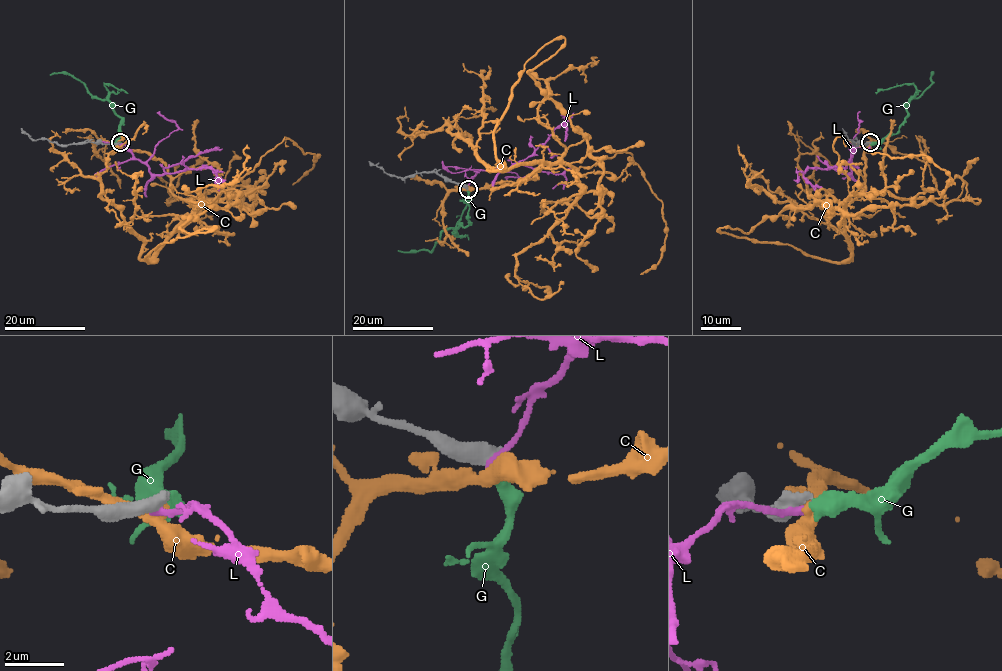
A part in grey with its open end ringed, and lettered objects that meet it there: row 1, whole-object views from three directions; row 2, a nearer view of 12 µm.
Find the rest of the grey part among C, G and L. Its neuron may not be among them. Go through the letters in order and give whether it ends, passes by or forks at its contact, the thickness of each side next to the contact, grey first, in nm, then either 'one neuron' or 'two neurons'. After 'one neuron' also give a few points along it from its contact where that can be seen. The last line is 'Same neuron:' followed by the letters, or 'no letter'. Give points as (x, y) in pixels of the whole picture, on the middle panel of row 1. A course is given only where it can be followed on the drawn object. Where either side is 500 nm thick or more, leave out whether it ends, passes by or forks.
C: 500 nm thick on the grey side, 340 nm on the other; two neurons
G: 440 nm thick on the grey side, 550 nm on the other; two neurons
L: 650 nm thick on the grey side, 280 nm on the other; two neurons
Same neuron: no letter

